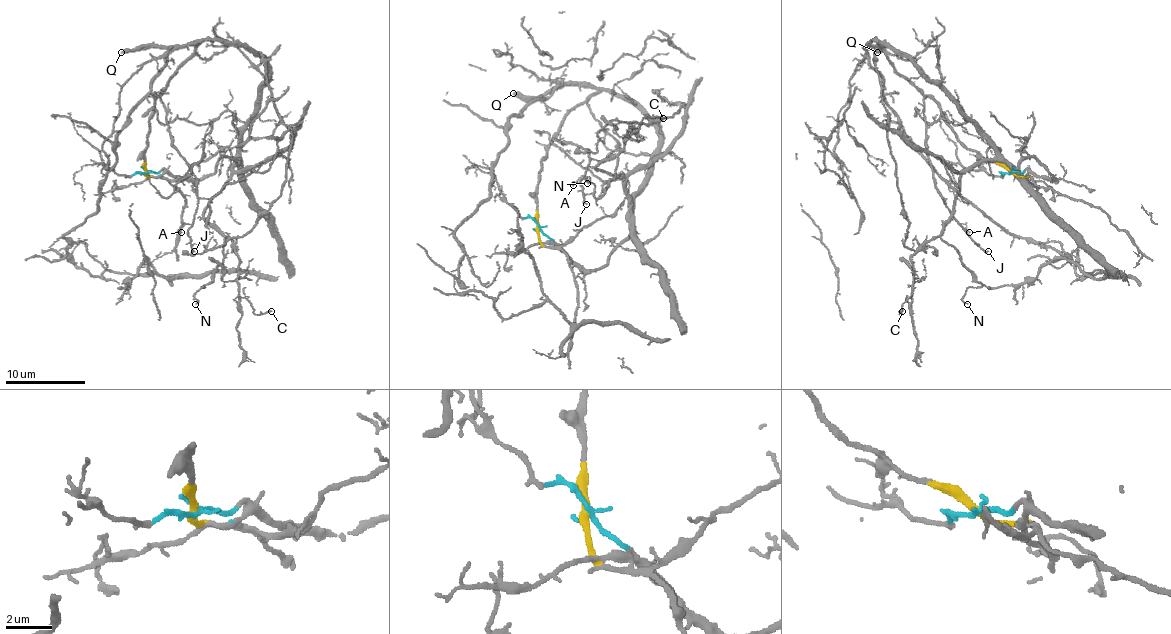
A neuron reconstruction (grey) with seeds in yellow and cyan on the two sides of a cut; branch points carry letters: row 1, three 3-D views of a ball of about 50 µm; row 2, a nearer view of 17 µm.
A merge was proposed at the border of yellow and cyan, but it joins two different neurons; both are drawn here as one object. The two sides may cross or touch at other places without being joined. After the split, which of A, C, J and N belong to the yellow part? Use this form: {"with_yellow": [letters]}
{"with_yellow": ["A", "J"]}

